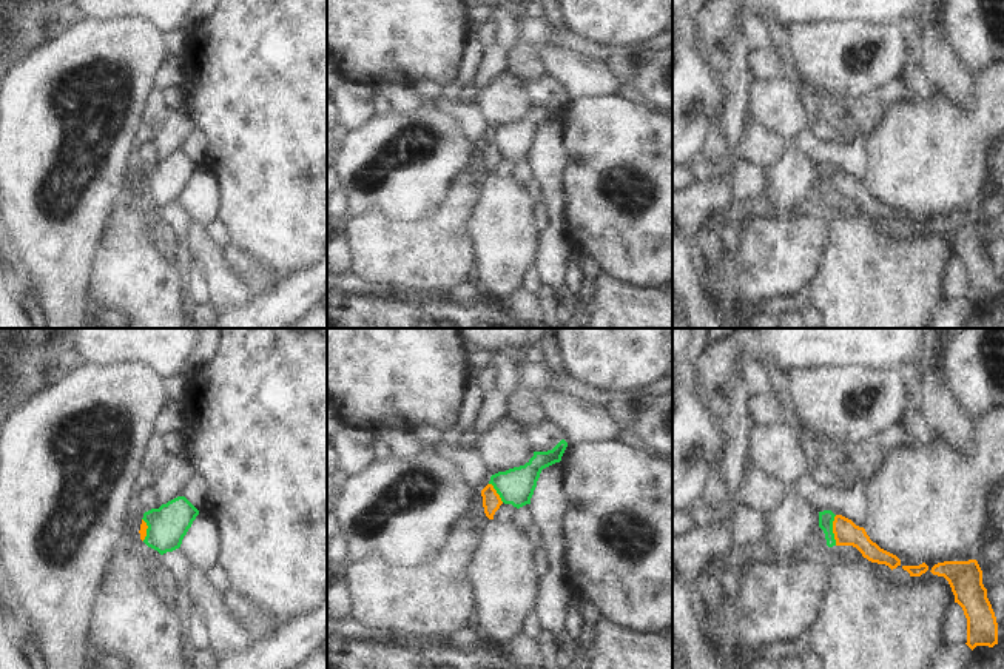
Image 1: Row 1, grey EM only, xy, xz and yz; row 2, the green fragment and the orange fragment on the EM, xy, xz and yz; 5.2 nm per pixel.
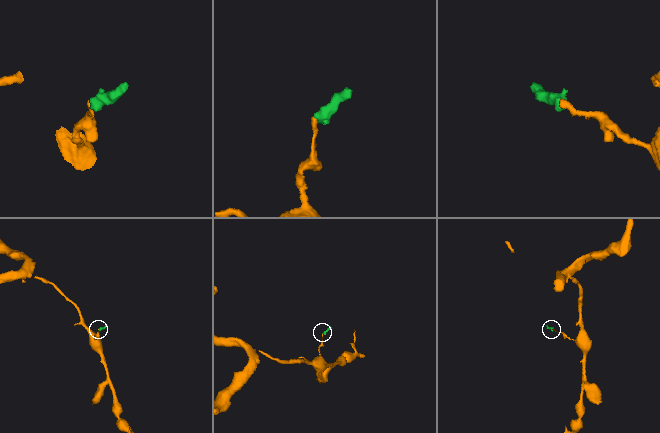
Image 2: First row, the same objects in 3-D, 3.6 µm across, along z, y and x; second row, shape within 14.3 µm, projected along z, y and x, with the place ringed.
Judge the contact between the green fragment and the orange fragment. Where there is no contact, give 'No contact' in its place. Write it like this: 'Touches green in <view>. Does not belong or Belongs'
Touches green in yz. Does not belong.

